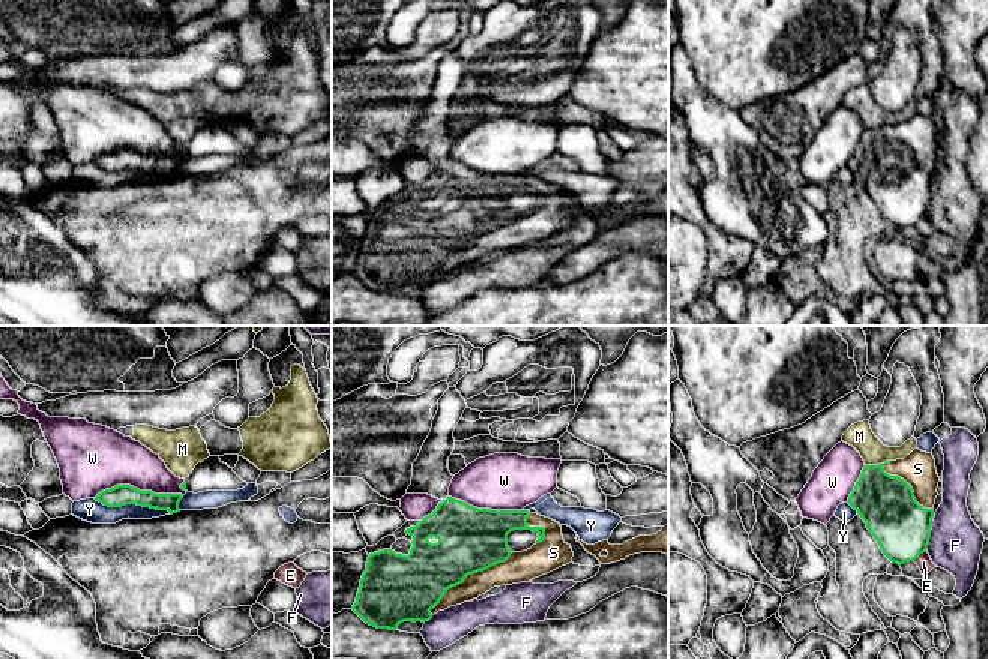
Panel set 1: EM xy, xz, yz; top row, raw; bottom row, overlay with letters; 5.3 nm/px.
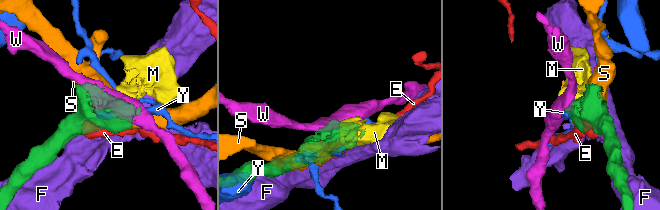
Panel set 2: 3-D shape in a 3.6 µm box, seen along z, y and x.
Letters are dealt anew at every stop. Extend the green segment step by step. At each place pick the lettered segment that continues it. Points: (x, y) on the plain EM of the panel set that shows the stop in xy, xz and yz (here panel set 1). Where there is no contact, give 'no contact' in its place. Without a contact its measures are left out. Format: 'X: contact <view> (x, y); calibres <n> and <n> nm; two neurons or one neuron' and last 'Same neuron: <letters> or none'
E: contact yz (919, 218); calibres 300 and 90 nm; two neurons
F: contact yz (928, 203); calibres 300 and 280 nm; two neurons
M: contact yz (873, 129); calibres 300 and 140 nm; two neurons
S: contact xz (469, 237); calibres 340 and 150 nm; one neuron
W: contact xy (137, 153); calibres 120 and 320 nm; two neurons
Y: contact xy (132, 167); calibres 120 and 120 nm; two neurons
Same neuron: S

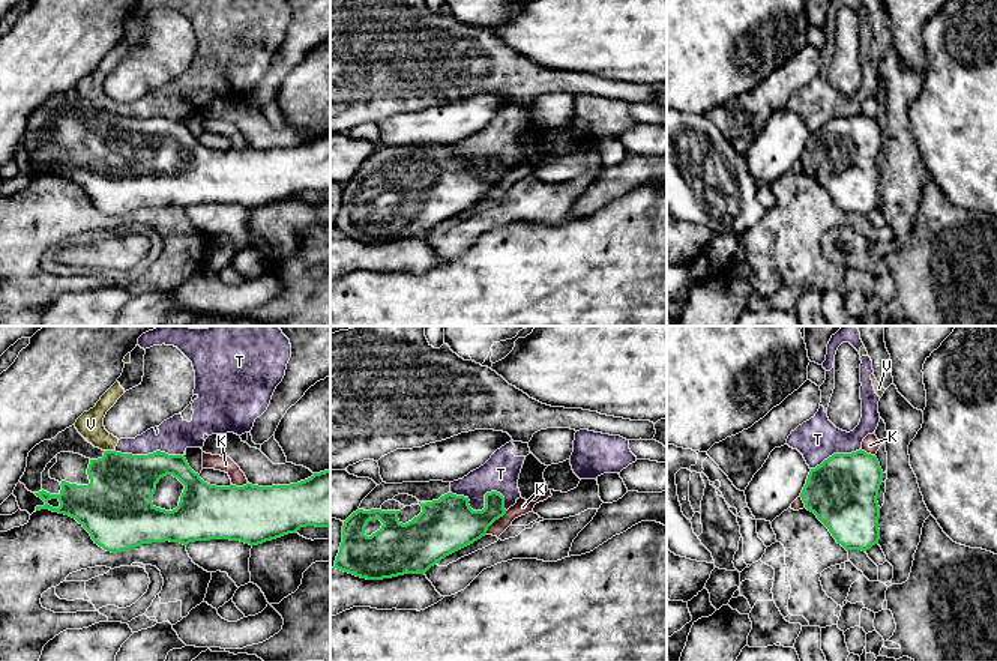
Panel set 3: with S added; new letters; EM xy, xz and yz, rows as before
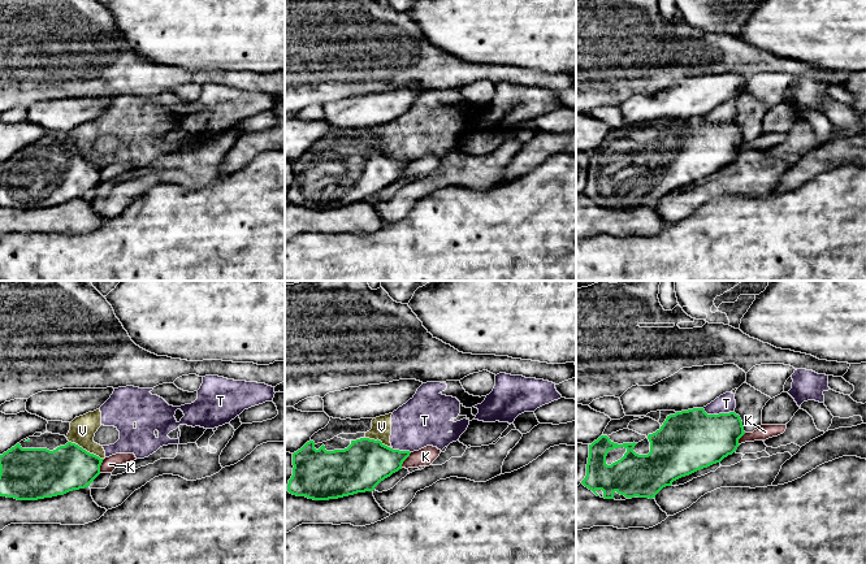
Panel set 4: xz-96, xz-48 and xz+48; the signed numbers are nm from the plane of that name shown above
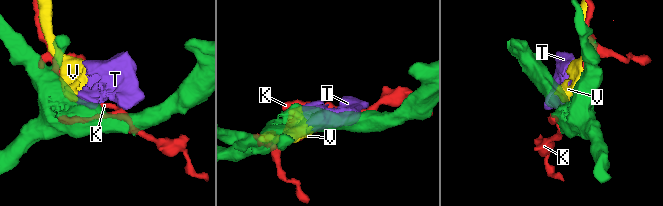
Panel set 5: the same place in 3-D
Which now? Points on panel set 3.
K: contact xz (494, 184); calibres 300 and 90 nm; two neurons
T: contact xz (485, 167); calibres 300 and 200 nm; two neurons
V: contact xy (110, 114); calibres 360 and 140 nm; two neurons
Same neuron: none

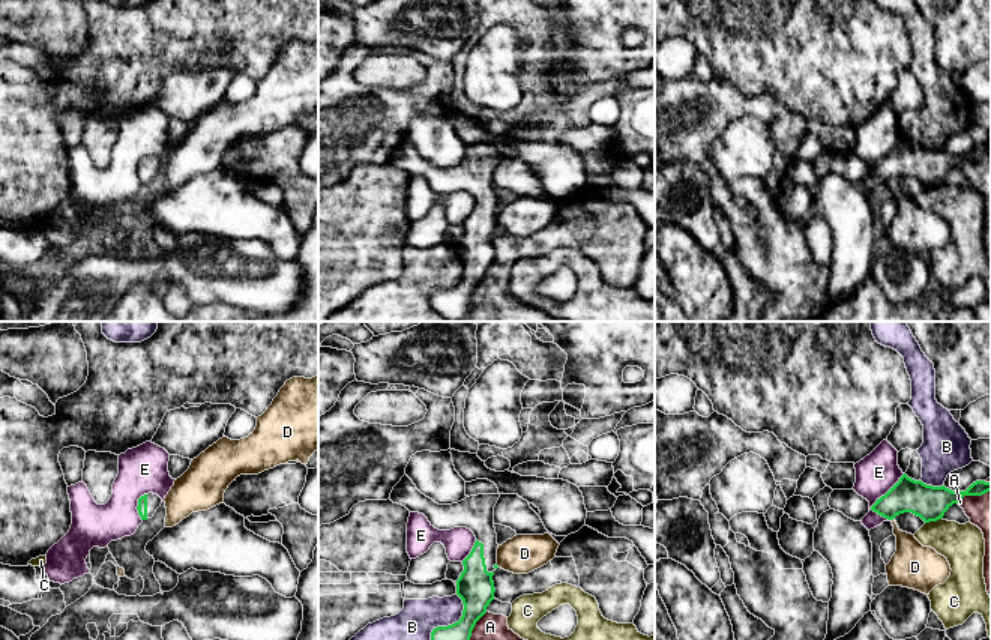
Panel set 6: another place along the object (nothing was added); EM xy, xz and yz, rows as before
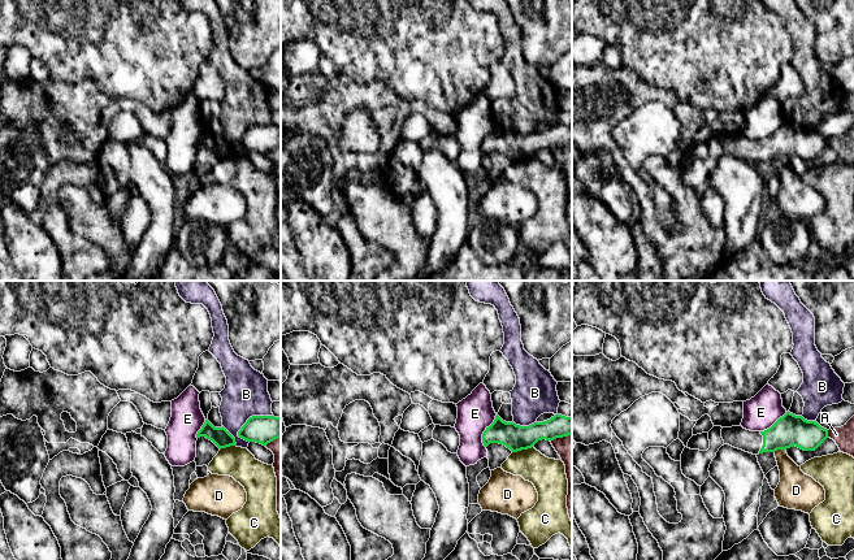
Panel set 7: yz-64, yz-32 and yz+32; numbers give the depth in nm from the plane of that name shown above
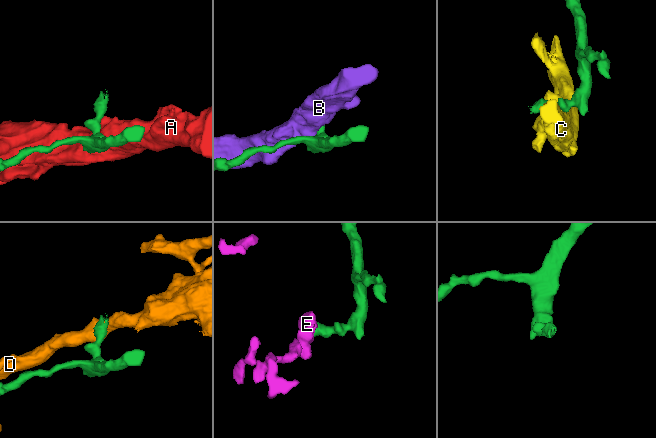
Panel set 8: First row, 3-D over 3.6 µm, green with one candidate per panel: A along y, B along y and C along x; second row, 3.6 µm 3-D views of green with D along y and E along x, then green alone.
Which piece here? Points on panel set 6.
A: contact xz (470, 298); calibres 190 and 320 nm; two neurons
B: contact xz (445, 290); calibres 180 and 320 nm; two neurons
C: contact yz (933, 184); calibres 180 and 220 nm; two neurons
D: contact xz (496, 229); calibres 20 and 200 nm; two neurons
E: contact yz (886, 156); calibres 180 and 220 nm; two neurons
Same neuron: none

